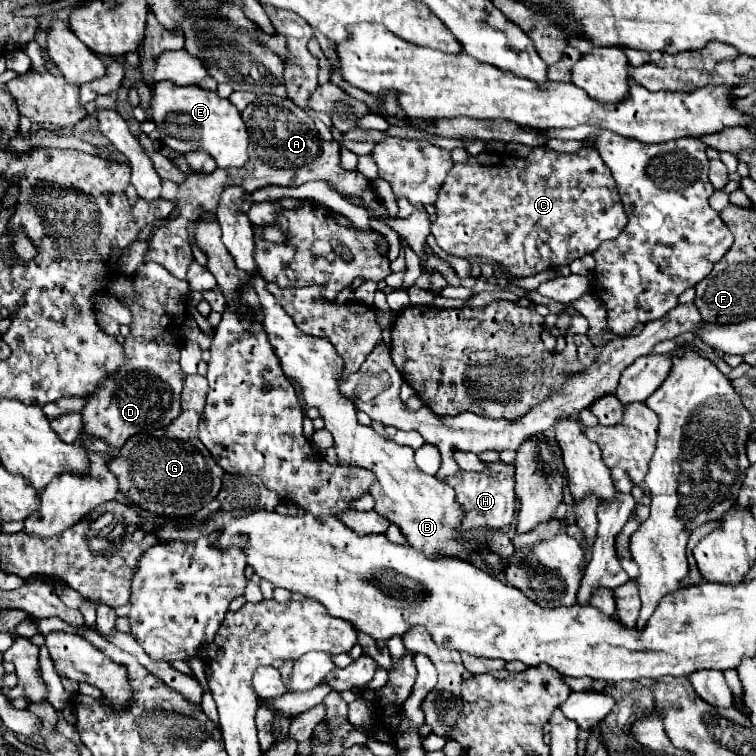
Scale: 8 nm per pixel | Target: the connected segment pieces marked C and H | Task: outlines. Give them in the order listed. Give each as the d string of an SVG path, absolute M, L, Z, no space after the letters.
M537 147L519 159L511 153L483 151L469 157L467 163L455 163L443 181L443 189L439 189L435 215L437 219L431 225L431 233L443 251L463 259L479 257L497 261L515 277L529 277L569 265L593 253L603 241L615 239L627 225L627 215L611 171L593 147L583 147L575 153L557 153L547 147Z
M487 463L485 471L481 473L467 473L467 471L459 471L459 475L453 475L447 479L447 483L455 489L457 493L457 501L459 505L463 505L463 511L467 513L467 517L463 517L463 529L471 531L477 527L493 527L493 529L501 529L507 527L513 517L515 517L515 507L517 507L517 499L515 499L515 479L513 479L515 471L511 463Z

